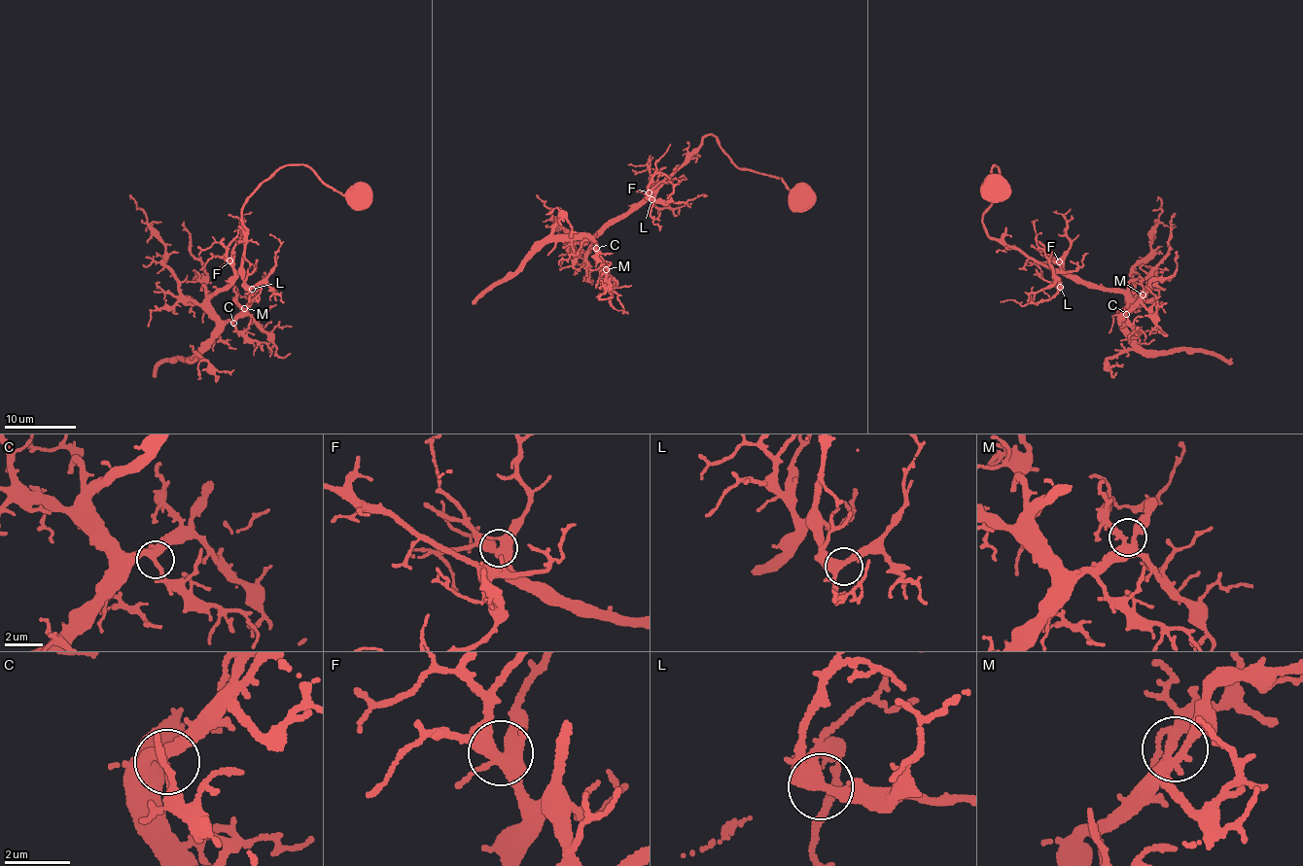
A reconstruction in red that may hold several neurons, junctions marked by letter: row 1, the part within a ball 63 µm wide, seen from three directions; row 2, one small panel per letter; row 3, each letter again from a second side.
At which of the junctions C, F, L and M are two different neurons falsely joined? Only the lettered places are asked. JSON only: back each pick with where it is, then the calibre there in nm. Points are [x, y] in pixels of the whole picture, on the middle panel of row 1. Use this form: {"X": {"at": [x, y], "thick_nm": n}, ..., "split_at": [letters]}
{"split_at": []}

